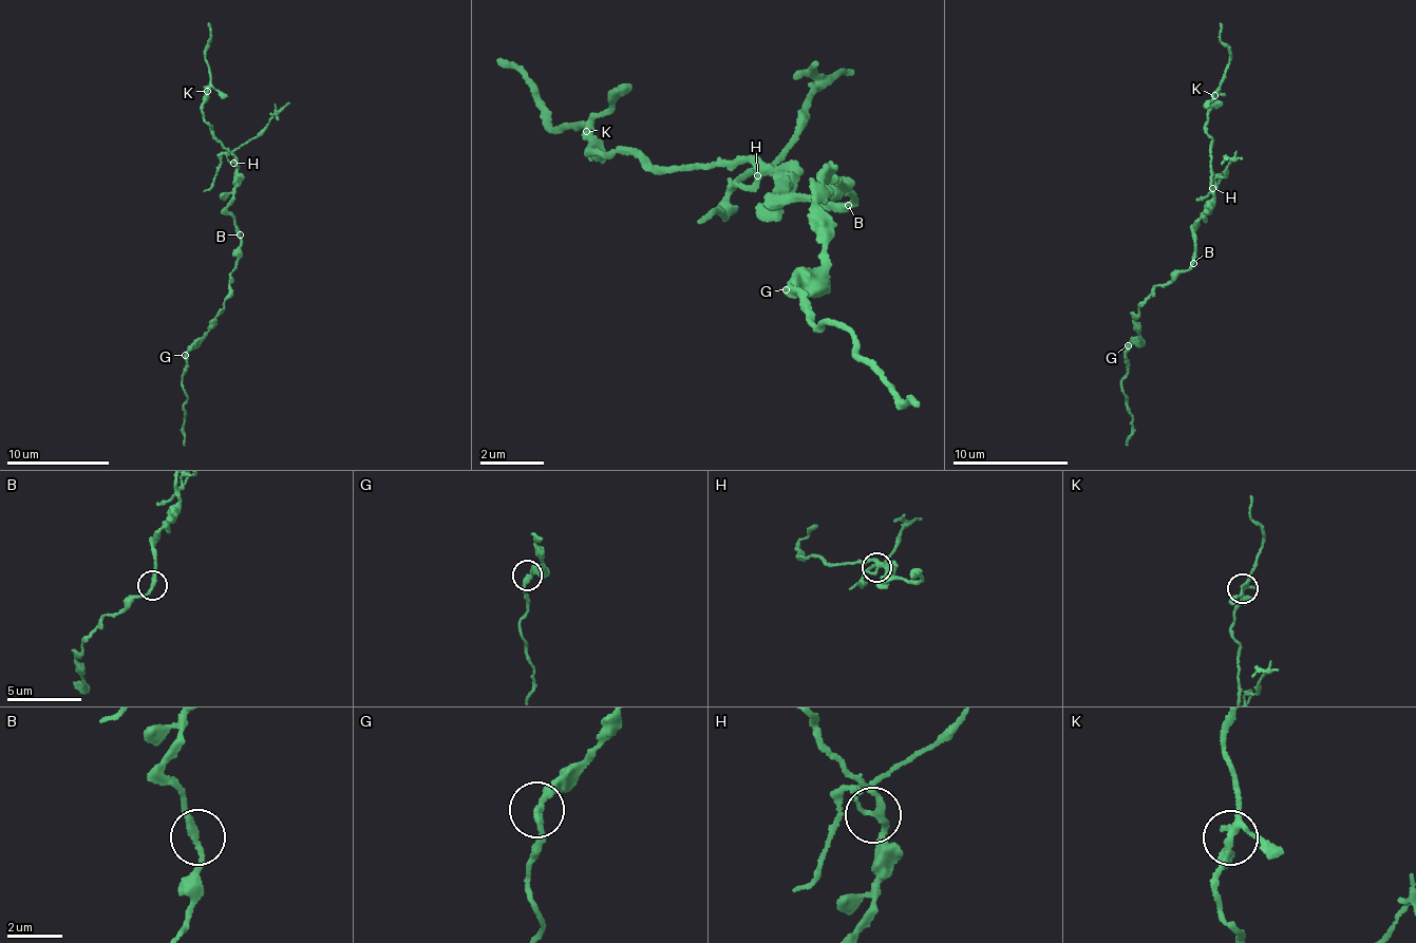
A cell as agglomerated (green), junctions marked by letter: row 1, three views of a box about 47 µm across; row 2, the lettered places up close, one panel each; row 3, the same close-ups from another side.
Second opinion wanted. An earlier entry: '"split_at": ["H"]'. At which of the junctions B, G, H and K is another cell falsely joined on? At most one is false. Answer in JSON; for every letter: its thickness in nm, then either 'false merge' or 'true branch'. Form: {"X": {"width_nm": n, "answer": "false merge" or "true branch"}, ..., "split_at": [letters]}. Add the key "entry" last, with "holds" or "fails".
{"B": {"width_nm": 240, "answer": "true branch"}, "G": {"width_nm": 240, "answer": "true branch"}, "H": {"width_nm": 240, "answer": "false merge"}, "K": {"width_nm": 240, "answer": "true branch"}, "split_at": ["H"], "entry": "holds"}

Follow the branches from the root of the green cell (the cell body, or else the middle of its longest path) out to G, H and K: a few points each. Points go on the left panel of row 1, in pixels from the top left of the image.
G: (237, 233), (241, 240), (239, 255), (223, 308), (216, 317), (216, 324), (195, 340), (185, 355)
H: (237, 233), (237, 220), (228, 210), (237, 170), (233, 164)
K: (237, 233), (237, 220), (228, 210), (237, 161), (204, 118), (207, 91)

